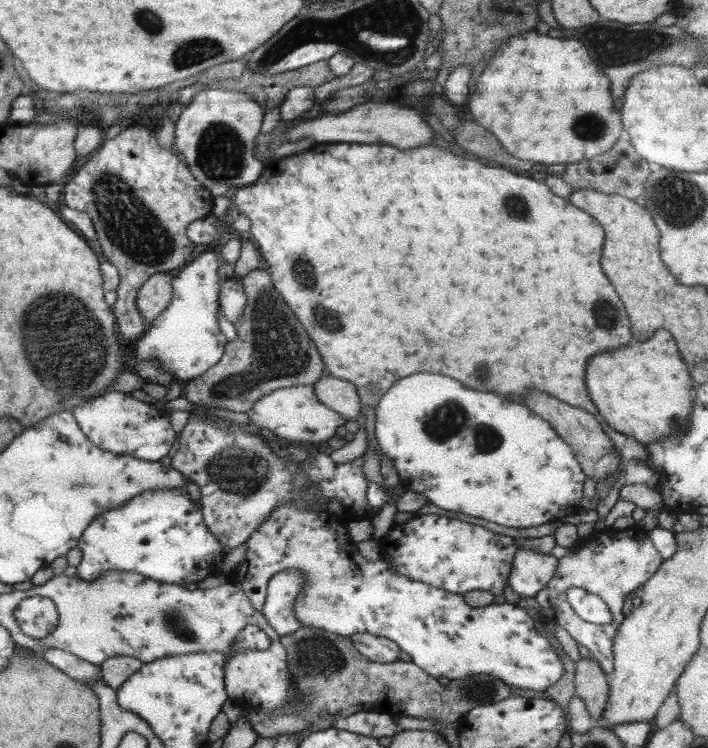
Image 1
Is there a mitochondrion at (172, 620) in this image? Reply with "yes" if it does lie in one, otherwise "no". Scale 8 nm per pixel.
yes

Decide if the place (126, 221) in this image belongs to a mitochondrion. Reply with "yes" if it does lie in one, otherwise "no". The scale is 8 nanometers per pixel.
yes

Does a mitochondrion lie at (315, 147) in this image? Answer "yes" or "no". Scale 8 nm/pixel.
no

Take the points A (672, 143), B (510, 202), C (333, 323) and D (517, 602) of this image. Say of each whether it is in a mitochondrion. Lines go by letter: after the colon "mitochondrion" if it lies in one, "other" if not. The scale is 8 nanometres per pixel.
A: other
B: mitochondrion
C: mitochondrion
D: other

